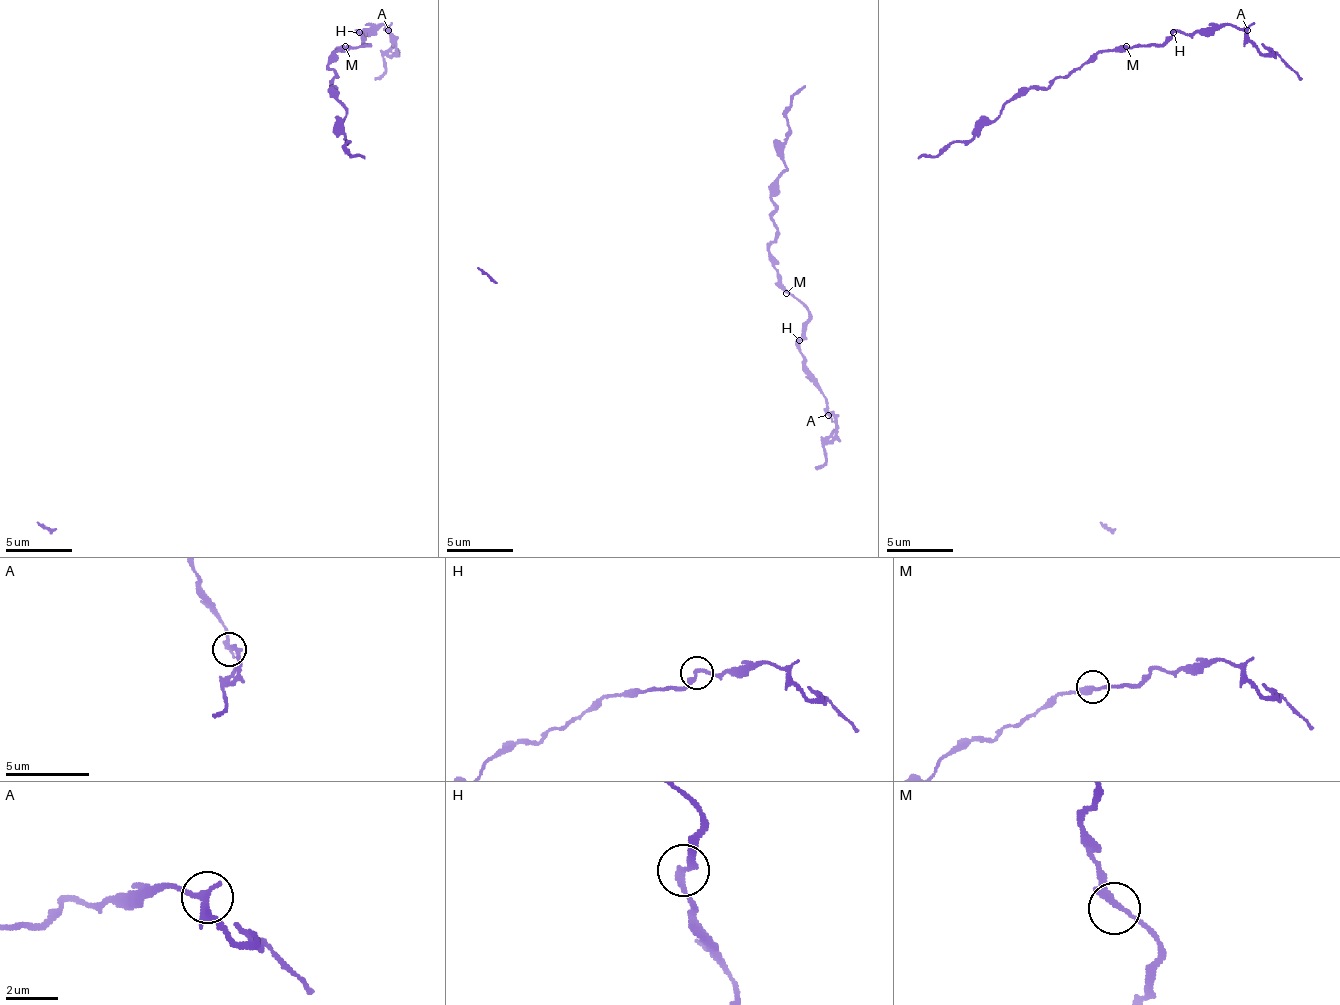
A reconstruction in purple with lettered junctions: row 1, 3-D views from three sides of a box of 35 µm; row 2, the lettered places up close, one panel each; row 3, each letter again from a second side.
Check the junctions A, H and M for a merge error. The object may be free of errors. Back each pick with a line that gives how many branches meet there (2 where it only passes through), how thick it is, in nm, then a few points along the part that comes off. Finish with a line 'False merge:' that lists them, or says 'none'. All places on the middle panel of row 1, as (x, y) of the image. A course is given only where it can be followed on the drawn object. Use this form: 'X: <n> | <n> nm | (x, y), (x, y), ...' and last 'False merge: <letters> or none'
A: 2 | 280 nm | (829, 414), (836, 424), (826, 461), (816, 471)
False merge: A

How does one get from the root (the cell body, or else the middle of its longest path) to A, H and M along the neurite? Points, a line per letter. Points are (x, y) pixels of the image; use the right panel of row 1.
A: (979, 136), (1012, 99), (1066, 79), (1099, 52), (1156, 46), (1176, 32), (1210, 32), (1223, 26), (1246, 29)
H: (979, 136), (1012, 99), (1029, 89), (1066, 79), (1099, 52), (1156, 46), (1173, 32)
M: (979, 136), (1012, 99), (1029, 89), (1046, 86), (1056, 79), (1066, 79), (1099, 52), (1119, 52), (1126, 46)

